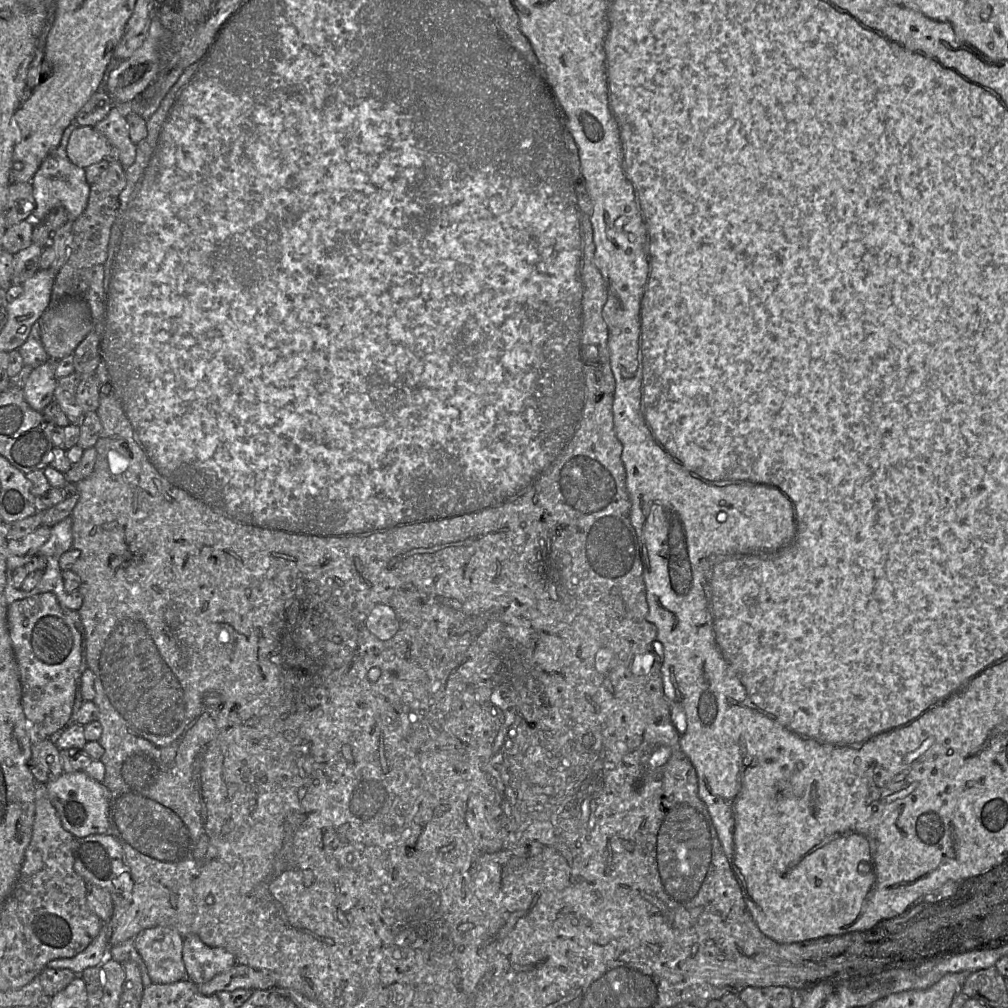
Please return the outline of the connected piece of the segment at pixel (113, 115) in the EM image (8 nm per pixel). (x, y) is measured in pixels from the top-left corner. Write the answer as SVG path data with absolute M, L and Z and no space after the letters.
M114 105L107 116L94 128L119 151L119 161L126 171L135 161L137 146L130 139L127 118L122 114L121 109Z

